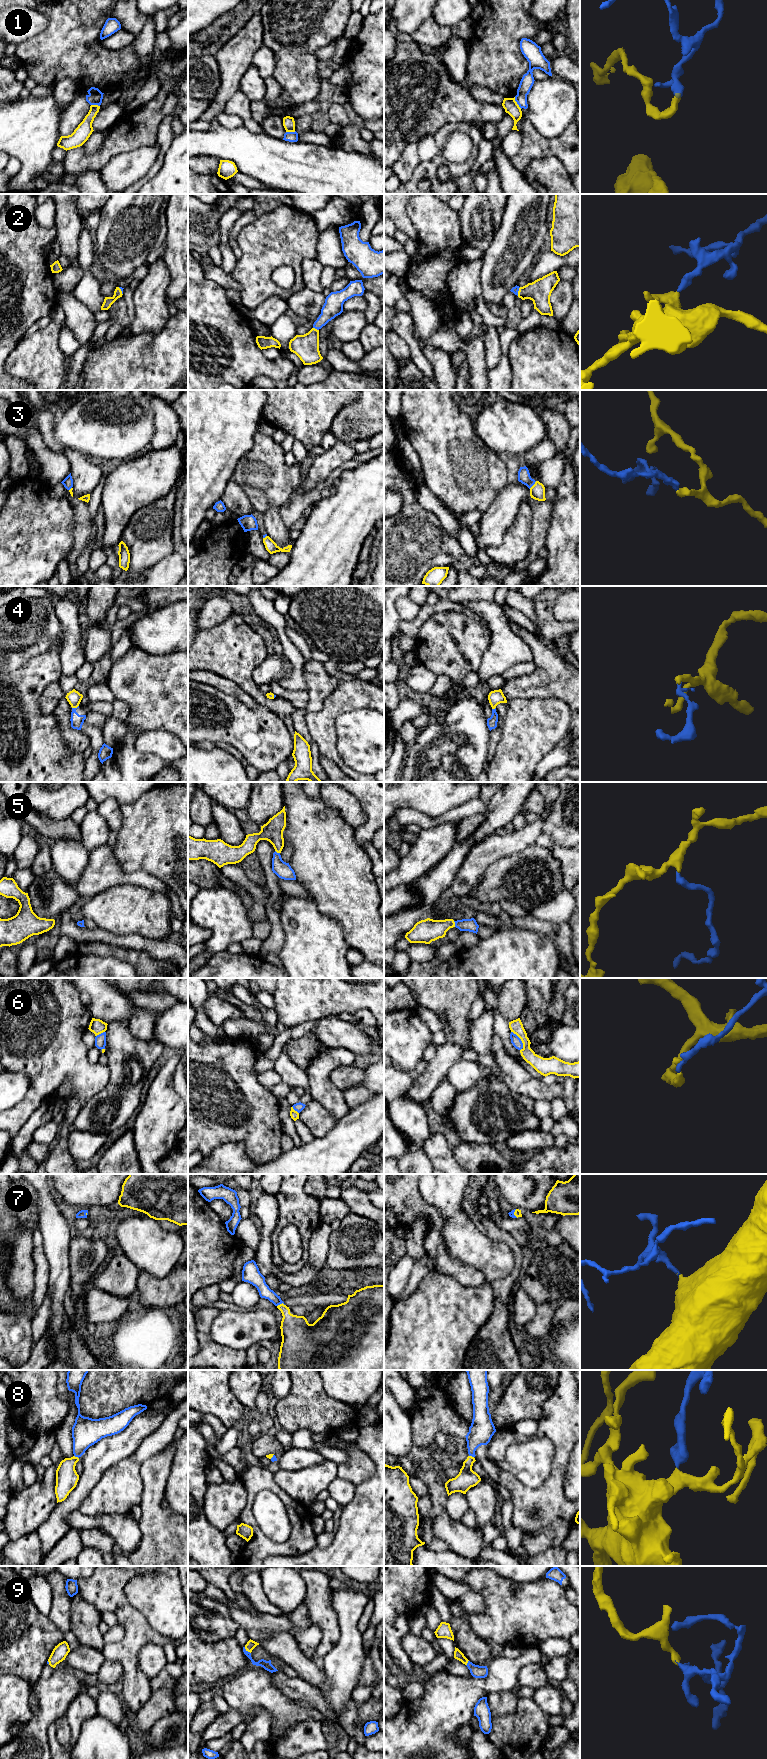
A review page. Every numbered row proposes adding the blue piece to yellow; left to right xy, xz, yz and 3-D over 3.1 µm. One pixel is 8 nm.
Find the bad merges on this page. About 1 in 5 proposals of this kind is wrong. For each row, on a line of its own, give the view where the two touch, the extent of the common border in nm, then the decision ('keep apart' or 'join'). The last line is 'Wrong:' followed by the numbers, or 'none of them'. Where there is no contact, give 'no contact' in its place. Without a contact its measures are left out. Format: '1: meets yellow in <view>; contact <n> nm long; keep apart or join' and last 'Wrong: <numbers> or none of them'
1: meets yellow in yz; contact 110 nm long; keep apart
2: meets yellow in xz; contact 50 nm long; join
3: meets yellow in yz; contact 90 nm long; join
4: meets yellow in xy; contact 60 nm long; join
5: meets yellow in yz; contact 50 nm long; join
6: meets yellow in yz; contact 180 nm long; keep apart
7: meets yellow in xz; contact 70 nm long; join
8: meets yellow in xy; contact 50 nm long; join
9: meets yellow in xz; contact 80 nm long; join
Wrong: 1, 6

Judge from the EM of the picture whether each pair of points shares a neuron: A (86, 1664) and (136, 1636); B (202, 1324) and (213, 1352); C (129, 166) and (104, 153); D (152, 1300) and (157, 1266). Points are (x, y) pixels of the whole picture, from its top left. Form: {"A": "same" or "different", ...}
{"A": "different", "B": "same", "C": "different", "D": "different"}

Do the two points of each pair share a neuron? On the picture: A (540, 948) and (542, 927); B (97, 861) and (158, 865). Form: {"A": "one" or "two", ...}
{"A": "two", "B": "two"}

